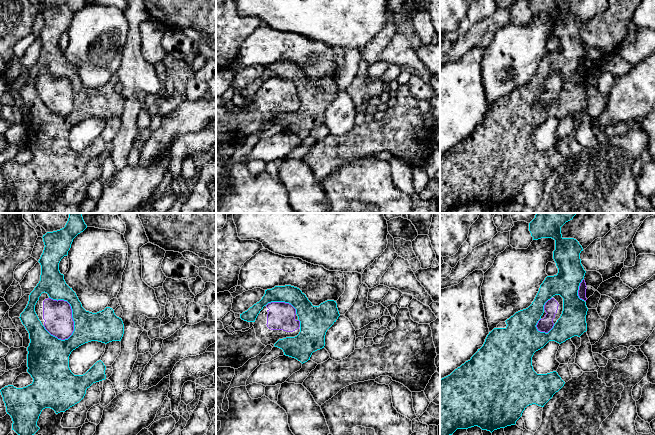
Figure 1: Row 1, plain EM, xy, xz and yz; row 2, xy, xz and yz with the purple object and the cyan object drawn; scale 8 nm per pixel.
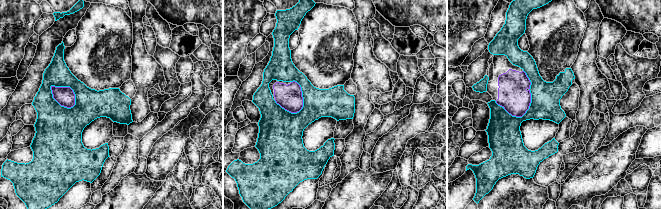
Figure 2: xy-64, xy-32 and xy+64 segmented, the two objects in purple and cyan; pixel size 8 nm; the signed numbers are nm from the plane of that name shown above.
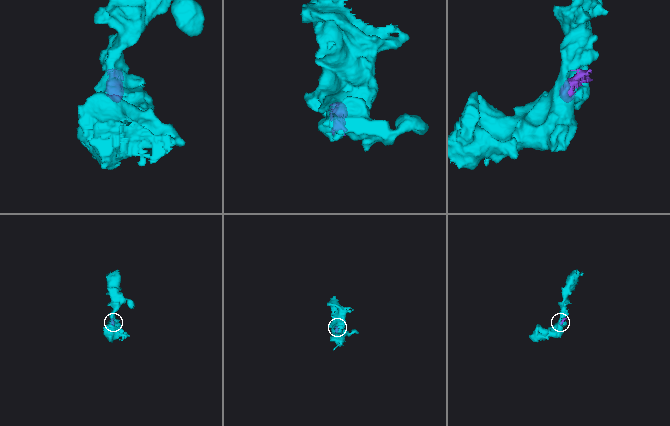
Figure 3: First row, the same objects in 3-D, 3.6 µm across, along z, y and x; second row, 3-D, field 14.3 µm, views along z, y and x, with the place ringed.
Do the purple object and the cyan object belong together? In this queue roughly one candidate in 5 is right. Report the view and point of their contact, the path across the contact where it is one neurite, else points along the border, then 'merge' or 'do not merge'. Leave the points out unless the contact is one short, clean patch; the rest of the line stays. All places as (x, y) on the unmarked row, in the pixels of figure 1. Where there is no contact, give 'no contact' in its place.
meets purple in xy at (71, 88); do not merge

